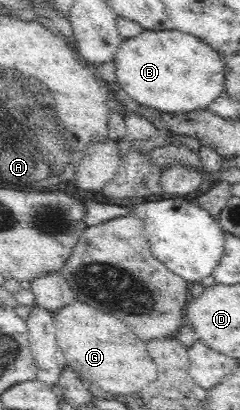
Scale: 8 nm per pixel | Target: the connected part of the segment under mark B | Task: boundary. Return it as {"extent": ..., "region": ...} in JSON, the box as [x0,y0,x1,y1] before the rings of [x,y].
{"extent":[114,30,224,114],"region":[[[178,30],[148,31],[120,43],[114,53],[117,85],[131,100],[157,112],[175,114],[206,110],[224,89],[222,56],[200,38]]]}

